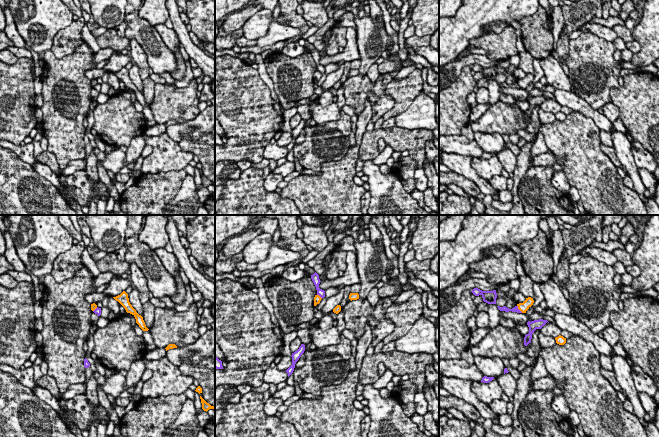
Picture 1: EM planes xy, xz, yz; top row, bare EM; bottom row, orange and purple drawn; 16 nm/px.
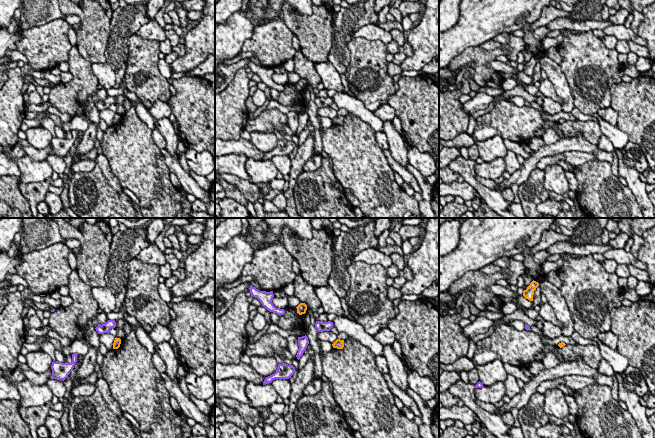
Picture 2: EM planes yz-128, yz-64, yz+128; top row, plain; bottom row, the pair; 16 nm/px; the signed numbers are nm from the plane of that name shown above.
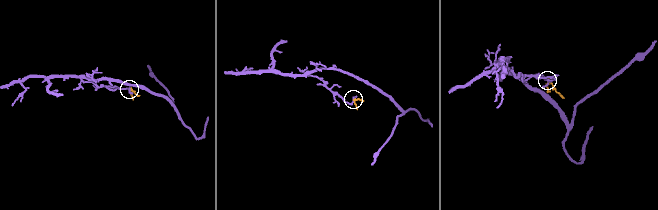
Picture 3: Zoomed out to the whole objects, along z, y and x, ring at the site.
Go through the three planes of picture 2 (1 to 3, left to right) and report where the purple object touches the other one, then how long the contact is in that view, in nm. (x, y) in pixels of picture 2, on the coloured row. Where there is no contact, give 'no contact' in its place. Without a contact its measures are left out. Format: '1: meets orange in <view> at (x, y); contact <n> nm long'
1: no contact
2: no contact
3: no contact

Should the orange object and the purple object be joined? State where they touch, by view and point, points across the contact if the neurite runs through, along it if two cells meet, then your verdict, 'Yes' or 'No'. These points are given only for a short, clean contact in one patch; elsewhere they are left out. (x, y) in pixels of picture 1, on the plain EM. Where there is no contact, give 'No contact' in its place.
Touches orange at yz (519, 85). Boundary: yz (517, 81), (522, 88). No

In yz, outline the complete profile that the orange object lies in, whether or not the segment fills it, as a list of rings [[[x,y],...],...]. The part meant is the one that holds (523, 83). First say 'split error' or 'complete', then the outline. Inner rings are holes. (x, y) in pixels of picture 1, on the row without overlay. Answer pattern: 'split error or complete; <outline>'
complete; [[[528,73],[523,79],[517,80],[517,82],[522,89],[526,89],[526,87],[533,81],[533,79],[534,79],[533,74]]]

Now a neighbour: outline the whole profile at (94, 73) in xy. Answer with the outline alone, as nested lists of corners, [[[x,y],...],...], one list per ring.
[[[93,68],[90,70],[85,71],[85,76],[89,79],[89,80],[93,80],[93,79],[97,79],[97,78],[102,78],[103,75],[106,72],[103,69],[97,69],[97,68]]]

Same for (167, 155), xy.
[[[166,132],[152,137],[144,134],[143,137],[145,143],[153,147],[153,151],[144,158],[141,168],[142,174],[179,171],[193,160],[194,154],[190,151],[183,151]]]

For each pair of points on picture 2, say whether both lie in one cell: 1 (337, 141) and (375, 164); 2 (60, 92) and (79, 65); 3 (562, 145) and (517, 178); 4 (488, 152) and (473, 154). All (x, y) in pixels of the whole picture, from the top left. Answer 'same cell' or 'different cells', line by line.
1: same cell
2: same cell
3: same cell
4: different cells

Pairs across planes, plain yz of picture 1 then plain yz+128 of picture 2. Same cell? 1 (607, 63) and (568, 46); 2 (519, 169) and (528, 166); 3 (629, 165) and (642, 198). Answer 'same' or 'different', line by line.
1: same
2: different
3: same

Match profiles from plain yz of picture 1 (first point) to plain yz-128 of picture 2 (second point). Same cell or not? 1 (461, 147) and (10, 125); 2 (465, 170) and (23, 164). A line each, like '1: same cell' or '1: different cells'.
1: different cells
2: different cells

